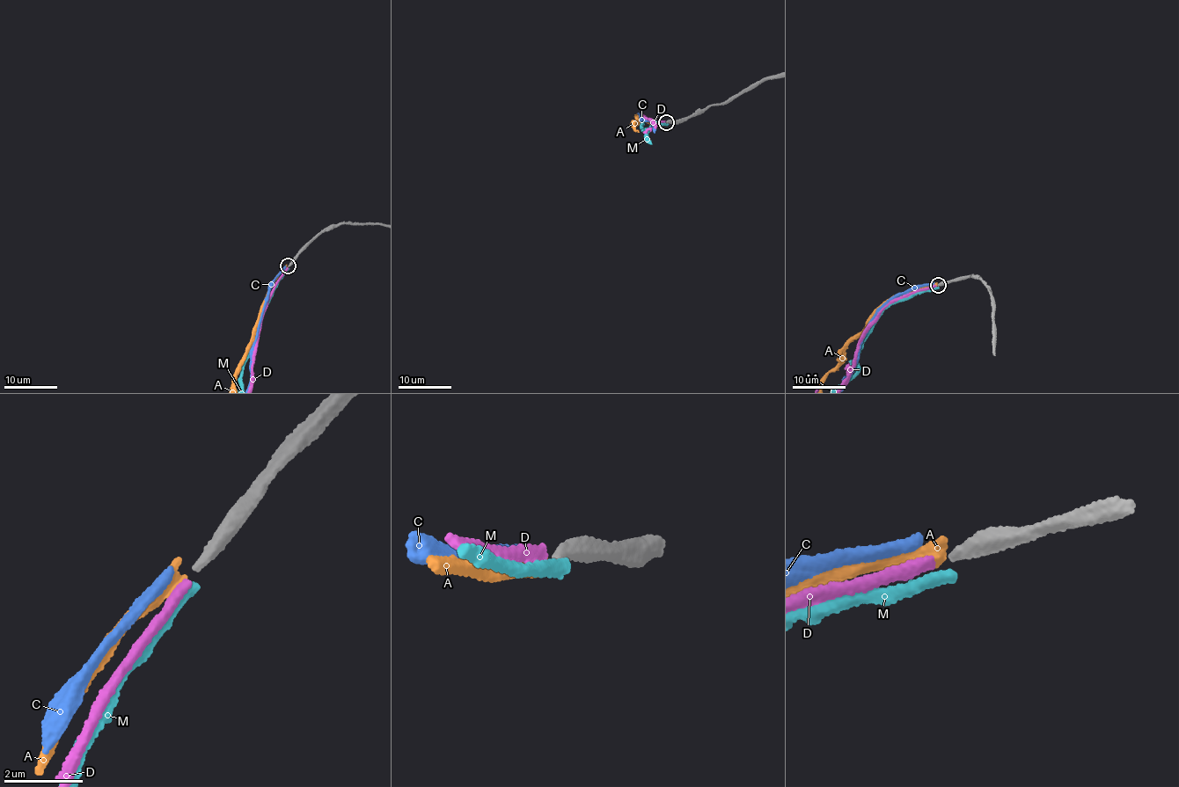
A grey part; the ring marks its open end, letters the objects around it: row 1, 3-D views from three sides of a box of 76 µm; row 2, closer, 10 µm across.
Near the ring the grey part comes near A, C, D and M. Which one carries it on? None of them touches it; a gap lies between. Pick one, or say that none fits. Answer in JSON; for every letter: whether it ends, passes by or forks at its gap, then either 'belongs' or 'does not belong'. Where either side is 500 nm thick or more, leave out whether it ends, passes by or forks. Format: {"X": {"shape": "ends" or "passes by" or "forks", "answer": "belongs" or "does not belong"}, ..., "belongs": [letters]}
{"A": {"shape": "ends", "answer": "does not belong"}, "C": {"shape": "ends", "answer": "does not belong"}, "D": {"shape": "ends", "answer": "belongs"}, "M": {"shape": "ends", "answer": "does not belong"}, "belongs": ["D"]}

